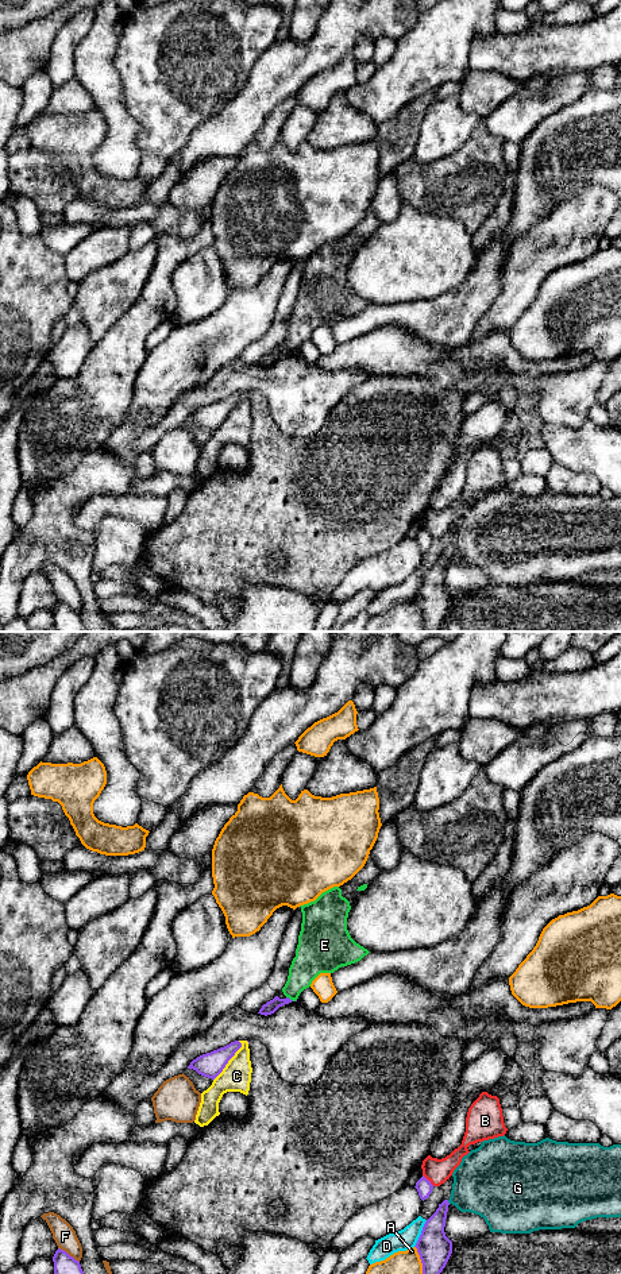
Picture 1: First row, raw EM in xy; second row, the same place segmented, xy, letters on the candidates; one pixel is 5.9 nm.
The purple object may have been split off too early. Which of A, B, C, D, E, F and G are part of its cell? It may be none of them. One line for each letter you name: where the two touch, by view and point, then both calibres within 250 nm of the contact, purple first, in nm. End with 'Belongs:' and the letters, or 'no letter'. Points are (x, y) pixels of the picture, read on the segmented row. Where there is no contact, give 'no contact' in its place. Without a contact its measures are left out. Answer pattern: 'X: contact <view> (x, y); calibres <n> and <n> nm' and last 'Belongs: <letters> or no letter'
Belongs: no letter

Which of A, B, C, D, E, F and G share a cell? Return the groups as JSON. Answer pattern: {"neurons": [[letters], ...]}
{"neurons": [["A"], ["B"], ["C", "E"], ["D"], ["F"], ["G"]]}

